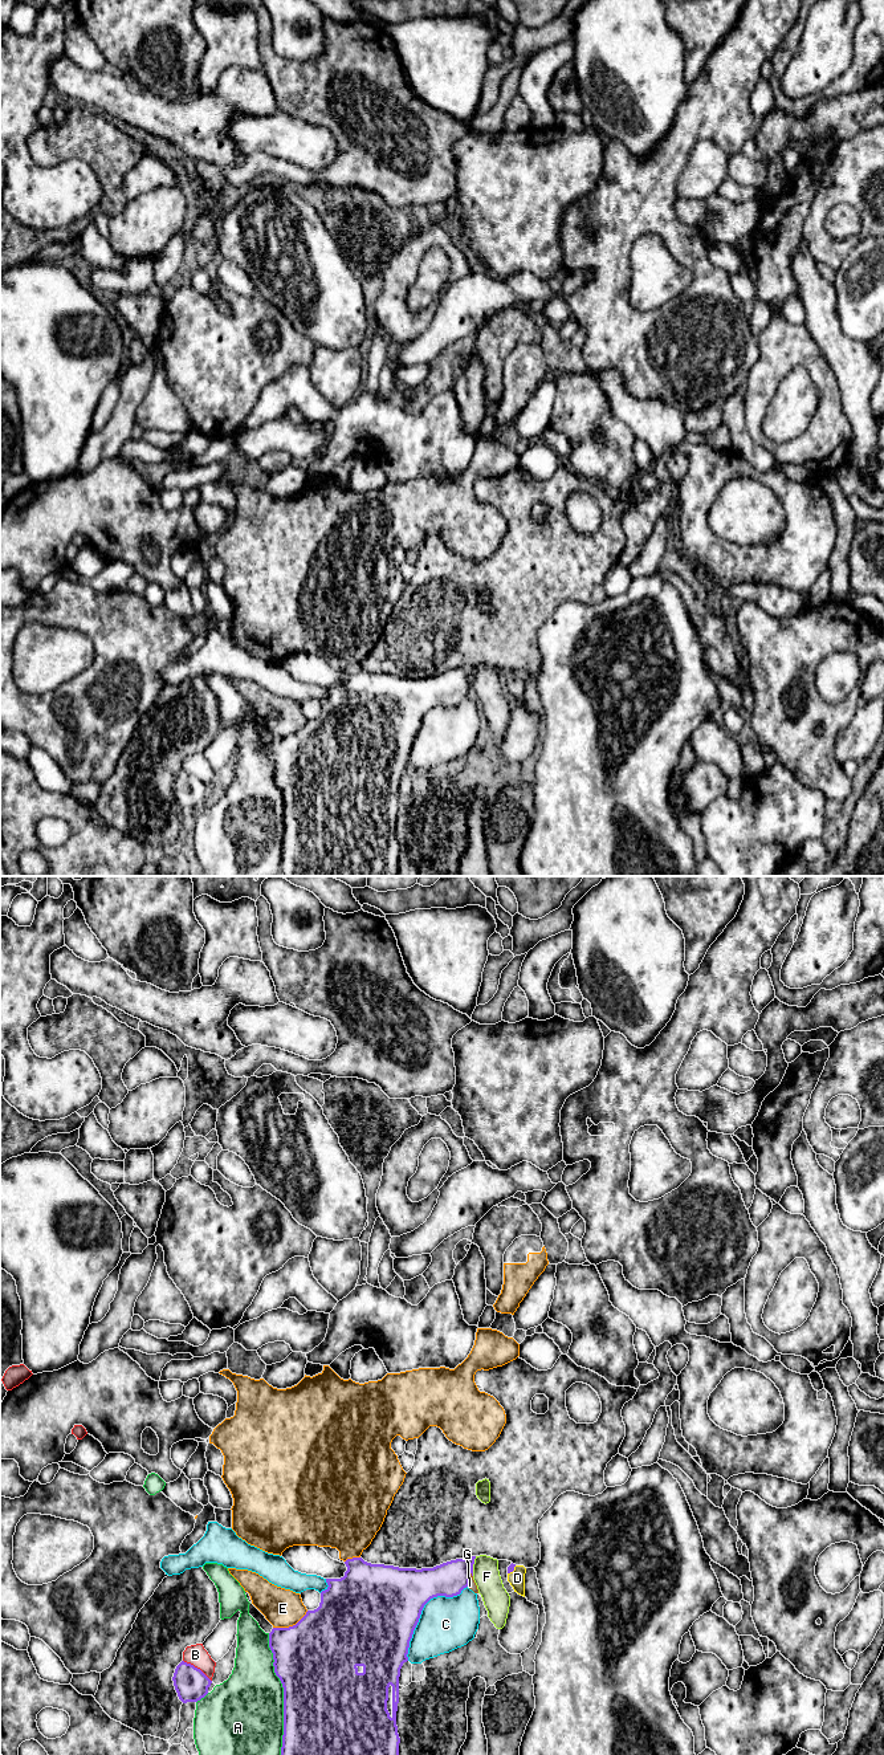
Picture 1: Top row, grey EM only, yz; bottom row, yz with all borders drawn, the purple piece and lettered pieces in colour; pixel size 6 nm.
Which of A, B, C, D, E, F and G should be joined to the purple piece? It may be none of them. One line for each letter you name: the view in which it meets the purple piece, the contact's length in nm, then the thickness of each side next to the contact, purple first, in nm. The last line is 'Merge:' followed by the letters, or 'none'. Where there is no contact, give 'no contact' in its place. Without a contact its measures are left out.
D: yz | 80 nm | 50/100 nm
Merge: D

